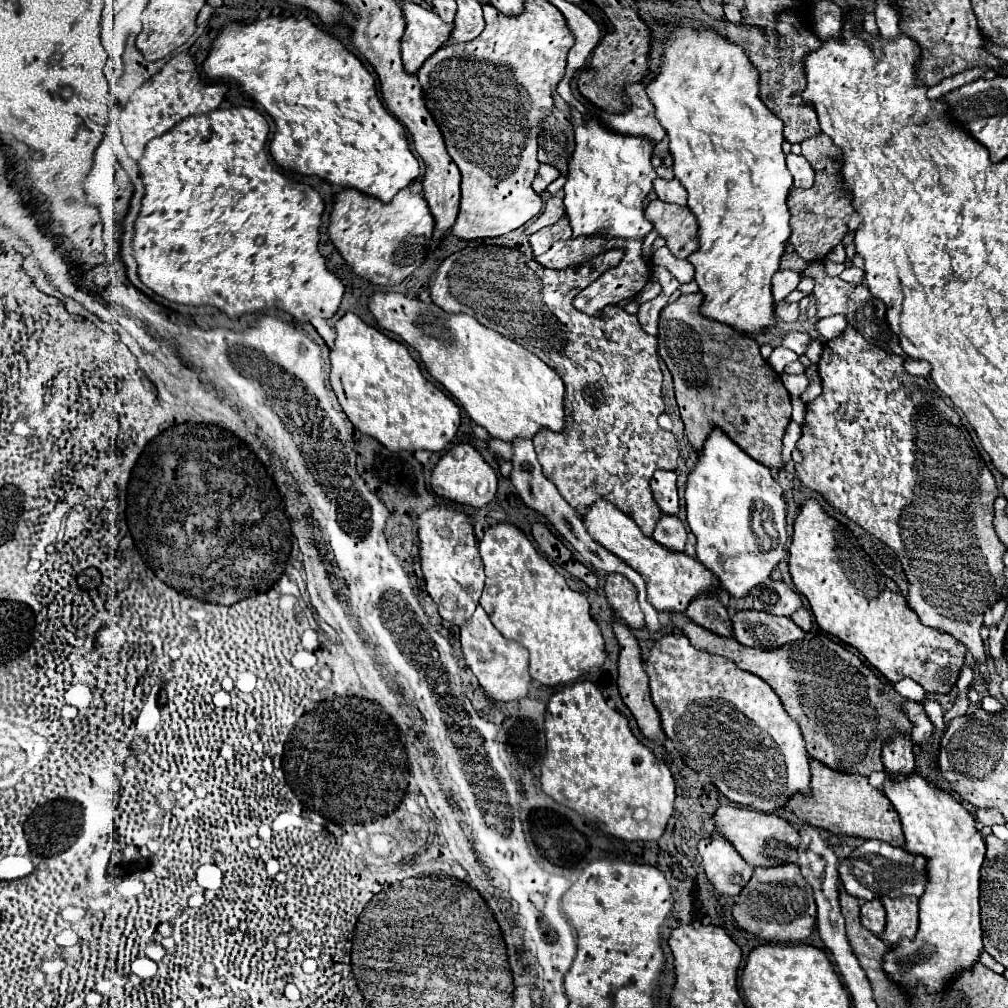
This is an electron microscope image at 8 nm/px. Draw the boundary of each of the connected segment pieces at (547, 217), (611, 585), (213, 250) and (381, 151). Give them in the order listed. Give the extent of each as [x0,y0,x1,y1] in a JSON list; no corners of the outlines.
[[525,196,565,236],[605,574,645,630],[133,106,345,322],[203,16,419,202]]

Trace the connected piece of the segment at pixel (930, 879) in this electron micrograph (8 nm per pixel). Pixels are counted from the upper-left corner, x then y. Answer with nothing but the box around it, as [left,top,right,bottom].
[883,770,985,998]

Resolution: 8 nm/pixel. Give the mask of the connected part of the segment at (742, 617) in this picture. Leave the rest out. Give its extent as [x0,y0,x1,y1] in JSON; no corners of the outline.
[731,610,805,648]

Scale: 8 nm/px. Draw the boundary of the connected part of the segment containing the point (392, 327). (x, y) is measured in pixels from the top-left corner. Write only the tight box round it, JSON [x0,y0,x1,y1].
[369,294,565,442]

